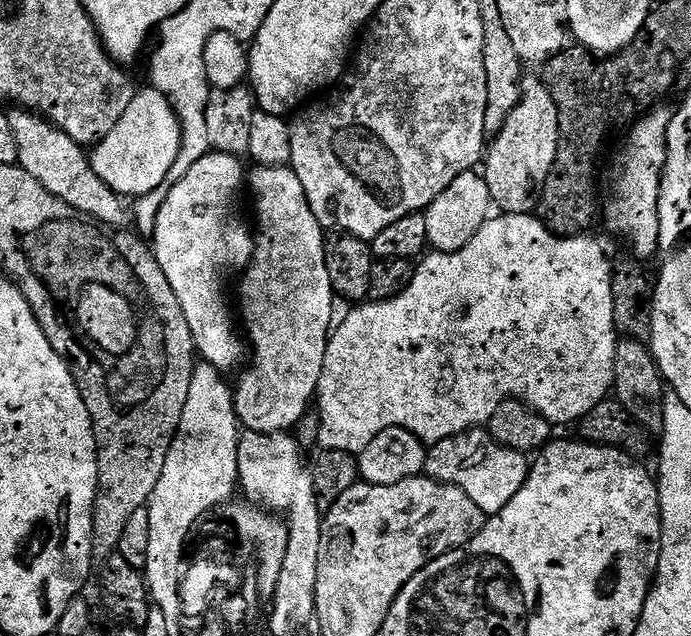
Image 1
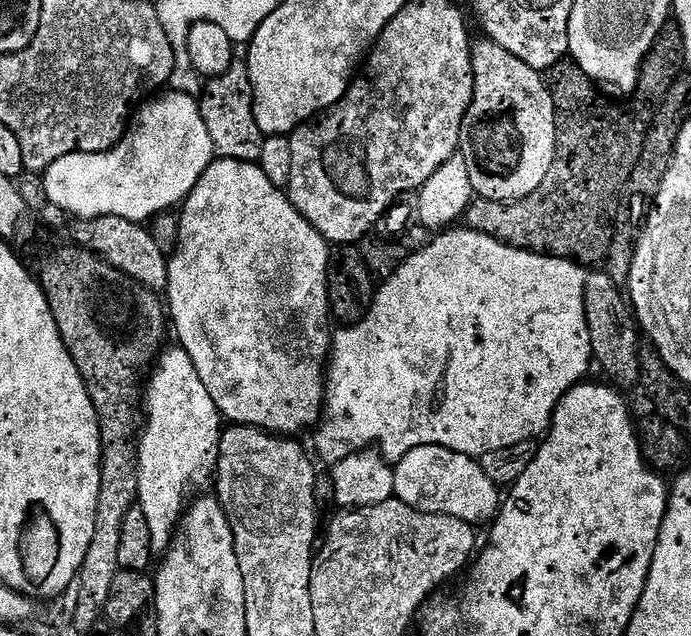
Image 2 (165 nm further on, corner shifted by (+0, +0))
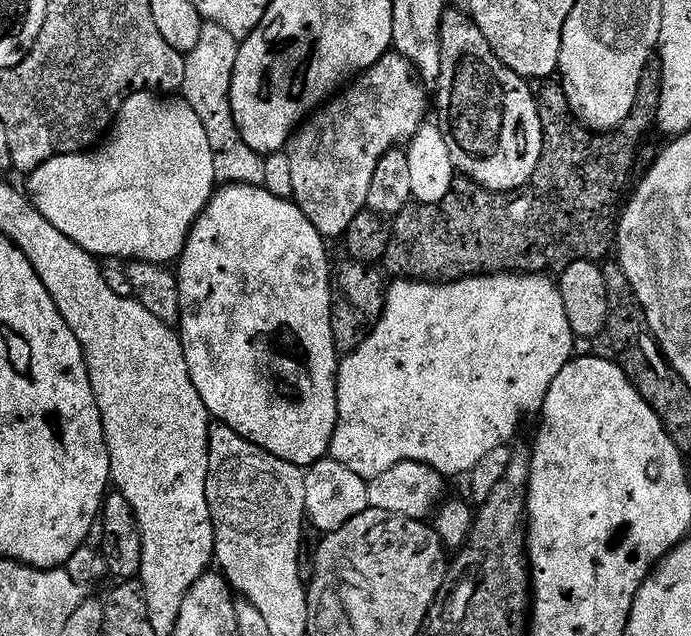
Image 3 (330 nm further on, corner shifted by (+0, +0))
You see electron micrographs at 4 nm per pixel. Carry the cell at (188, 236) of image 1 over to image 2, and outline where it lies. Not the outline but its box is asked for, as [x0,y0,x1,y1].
[166,159,333,434]

